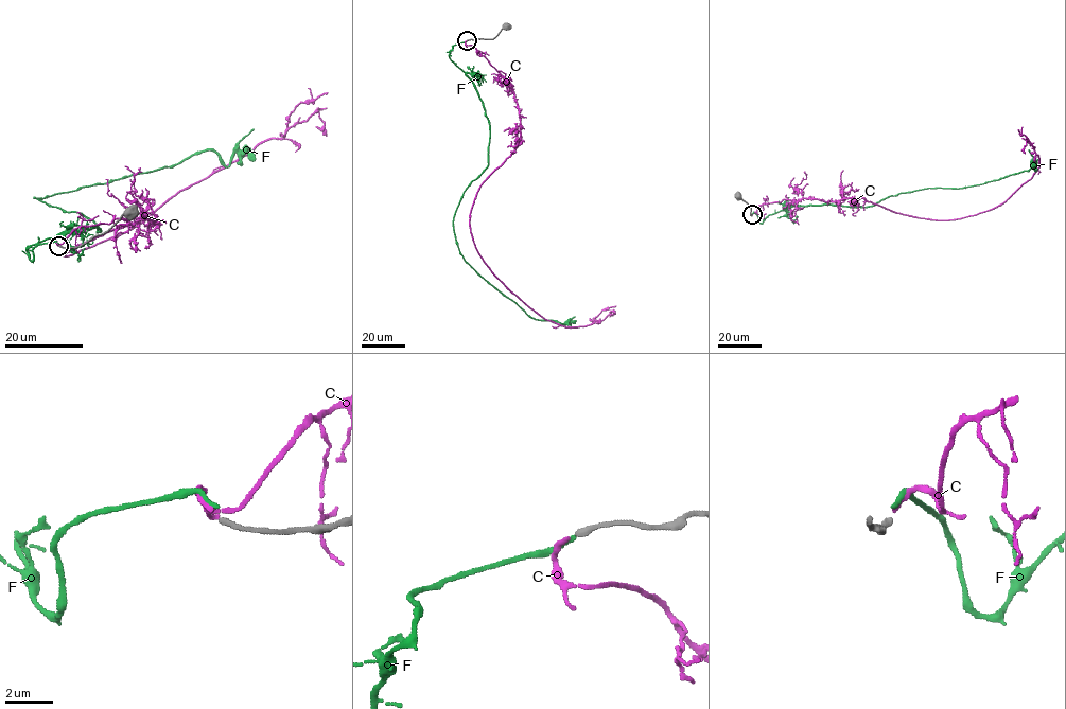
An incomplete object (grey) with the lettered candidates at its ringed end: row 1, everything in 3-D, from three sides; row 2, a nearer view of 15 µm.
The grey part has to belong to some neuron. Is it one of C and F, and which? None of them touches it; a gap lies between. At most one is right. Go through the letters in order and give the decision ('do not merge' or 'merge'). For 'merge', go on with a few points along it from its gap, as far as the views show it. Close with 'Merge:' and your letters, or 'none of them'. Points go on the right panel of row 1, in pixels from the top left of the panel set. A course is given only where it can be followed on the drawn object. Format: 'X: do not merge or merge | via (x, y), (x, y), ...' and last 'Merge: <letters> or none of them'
C: merge | via (752, 214), (783, 199), (849, 198), (930, 219), (982, 212), (1001, 204), (1038, 167), (1034, 147), (1018, 129)
F: do not merge
Merge: C

